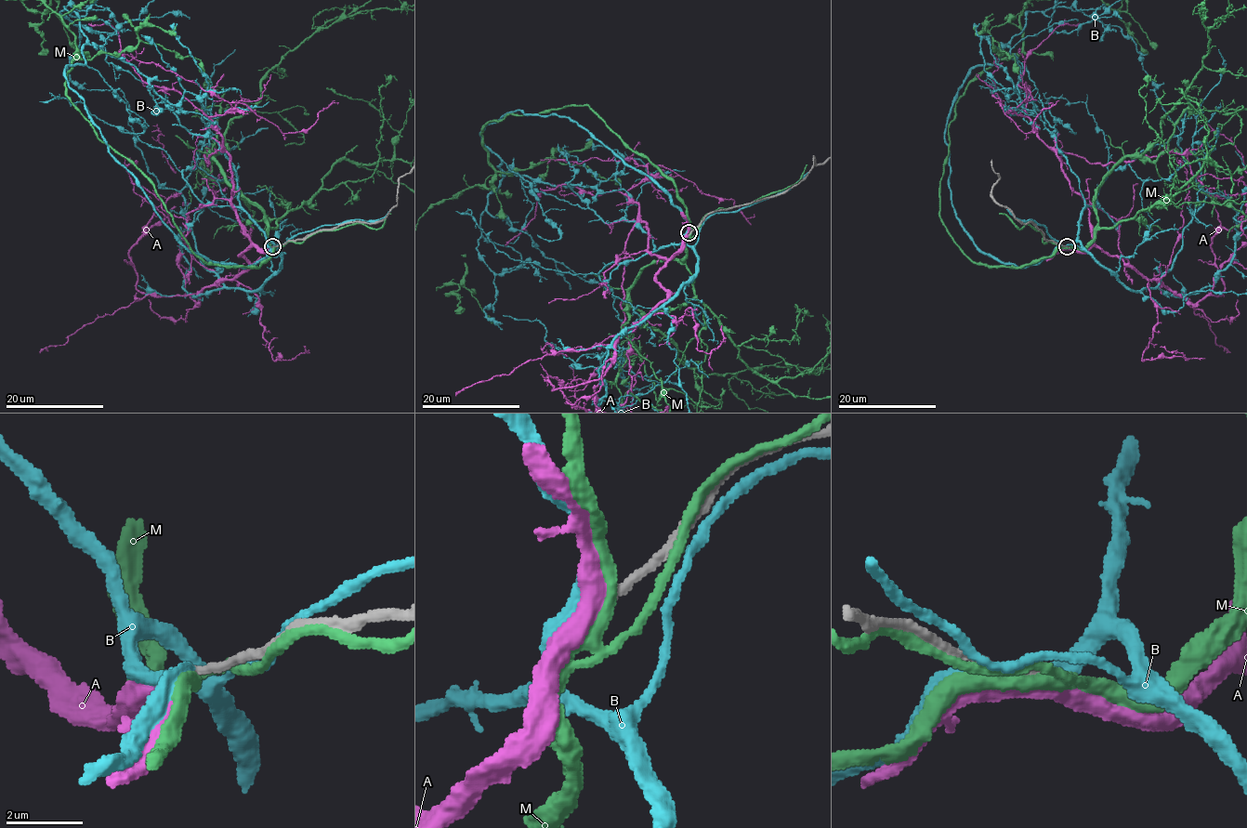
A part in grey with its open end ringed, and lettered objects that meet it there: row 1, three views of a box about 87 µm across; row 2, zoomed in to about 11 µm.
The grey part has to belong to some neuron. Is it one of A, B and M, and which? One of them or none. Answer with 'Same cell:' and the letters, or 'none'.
Same cell: A

